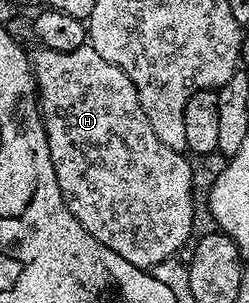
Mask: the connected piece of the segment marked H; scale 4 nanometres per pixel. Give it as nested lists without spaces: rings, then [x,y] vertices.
[[[39,46],[38,52],[33,52],[32,66],[34,69],[34,85],[38,92],[38,110],[42,113],[42,124],[48,137],[48,149],[52,153],[52,165],[56,169],[56,181],[60,185],[60,193],[76,221],[100,241],[100,245],[108,245],[112,253],[120,253],[124,261],[132,261],[132,265],[143,269],[151,269],[158,262],[162,262],[170,256],[177,256],[178,250],[189,244],[192,239],[192,209],[194,208],[194,190],[192,189],[192,169],[190,168],[190,159],[185,154],[168,149],[152,133],[152,125],[148,125],[148,117],[140,105],[140,97],[136,93],[136,85],[128,81],[128,77],[116,65],[104,61],[100,53],[92,46],[84,46],[80,49],[72,49],[68,53],[56,53],[52,49]]]

